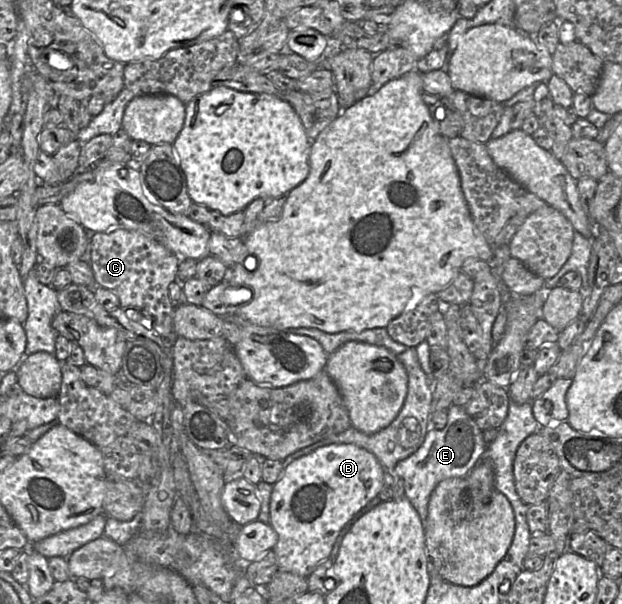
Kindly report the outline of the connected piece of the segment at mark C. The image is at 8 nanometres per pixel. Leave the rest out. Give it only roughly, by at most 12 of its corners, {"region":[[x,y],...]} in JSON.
{"region":[[91,233],[96,285],[171,343],[180,259],[149,236]]}

